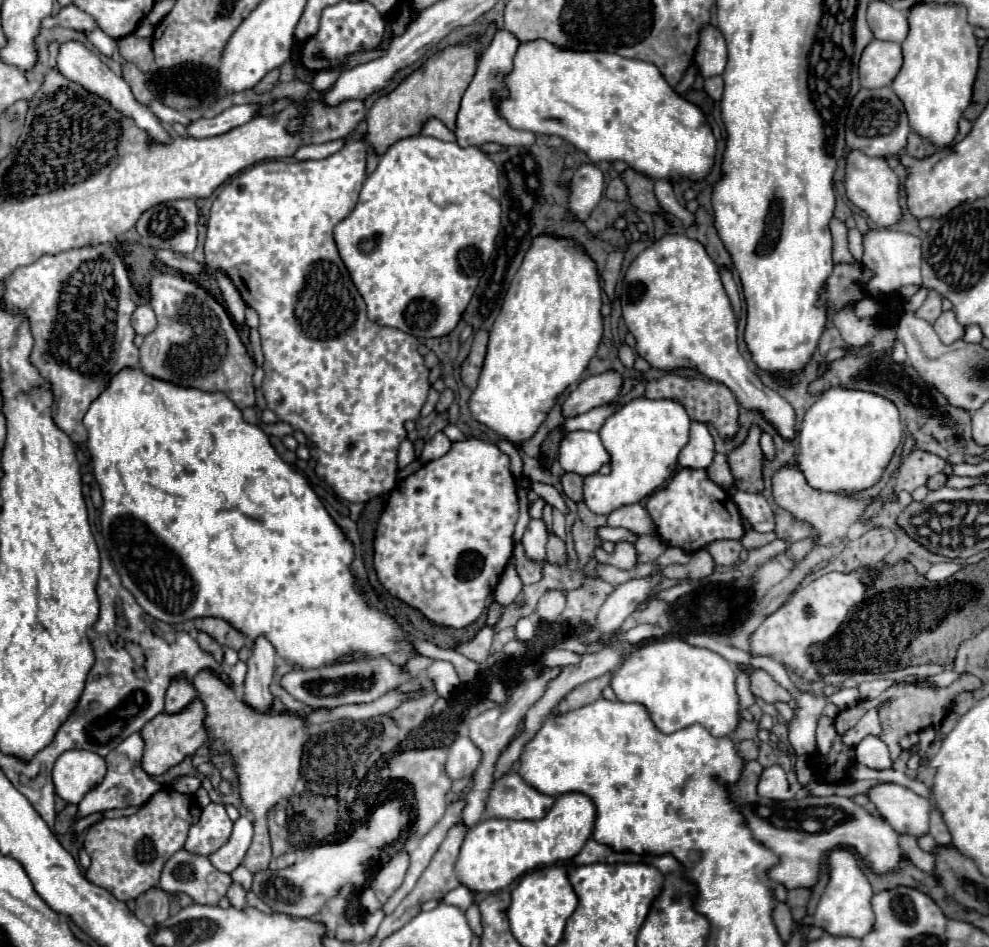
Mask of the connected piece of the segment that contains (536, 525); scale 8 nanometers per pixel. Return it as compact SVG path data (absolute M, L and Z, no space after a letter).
M531 520L527 526L527 532L523 536L525 554L531 560L543 560L545 558L545 544L547 544L547 526L543 520Z

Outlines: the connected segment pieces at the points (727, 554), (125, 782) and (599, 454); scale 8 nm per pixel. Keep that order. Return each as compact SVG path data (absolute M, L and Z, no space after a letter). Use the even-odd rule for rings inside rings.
M717 540L711 542L705 550L715 558L715 562L719 566L733 566L735 562L739 562L739 552L741 552L741 544L739 542L731 542L731 540Z
M133 734L125 742L121 742L117 748L113 748L107 758L107 774L99 786L95 786L85 798L77 804L75 818L85 818L93 812L105 812L111 808L127 808L127 806L141 806L145 804L157 790L161 790L161 784L157 784L151 776L147 776L141 770L141 736Z
M567 432L559 446L559 464L565 472L589 476L609 462L609 454L597 432Z

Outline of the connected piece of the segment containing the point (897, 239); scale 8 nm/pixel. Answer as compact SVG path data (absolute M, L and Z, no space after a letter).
M871 228L863 234L861 264L873 274L867 290L897 290L907 284L921 284L921 240L899 230Z

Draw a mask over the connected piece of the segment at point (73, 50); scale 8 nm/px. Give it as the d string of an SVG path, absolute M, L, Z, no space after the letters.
M73 40L73 42L61 44L59 56L57 56L57 68L59 68L59 72L61 72L65 78L69 78L71 82L77 82L77 84L83 86L87 92L91 92L91 94L95 94L95 96L107 100L107 102L109 102L117 112L121 112L123 116L133 118L135 126L147 132L149 142L153 142L153 144L169 144L169 142L171 142L169 132L161 126L161 122L153 116L153 112L151 112L147 106L143 106L139 100L135 100L135 96L133 96L129 84L127 84L121 76L115 76L115 74L97 58L97 54L93 54L93 52L91 52L87 46L83 46L81 42L75 42L75 40Z

